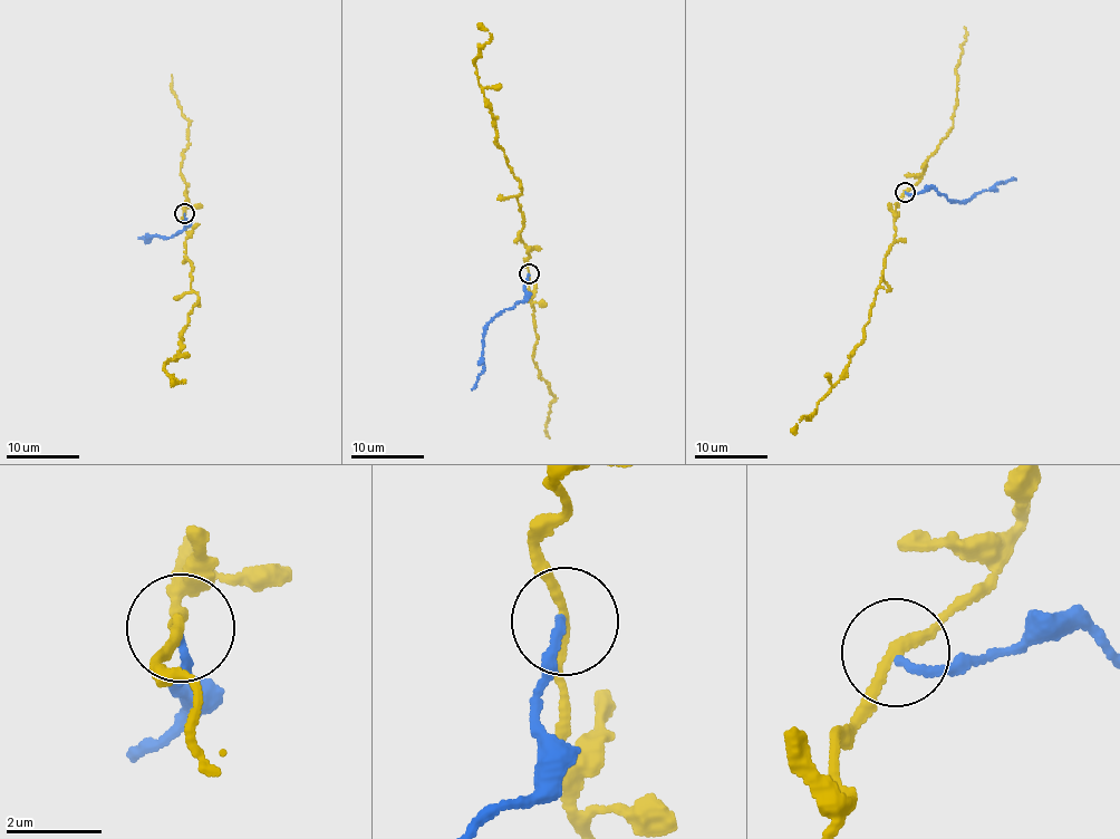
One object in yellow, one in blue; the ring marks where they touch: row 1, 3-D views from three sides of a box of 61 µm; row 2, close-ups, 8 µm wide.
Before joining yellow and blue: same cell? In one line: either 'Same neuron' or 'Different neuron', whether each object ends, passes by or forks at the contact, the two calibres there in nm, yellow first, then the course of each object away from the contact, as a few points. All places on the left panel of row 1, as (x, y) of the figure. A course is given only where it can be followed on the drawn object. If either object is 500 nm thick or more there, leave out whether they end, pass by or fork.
Different neuron. At the ring yellow passes by. At the ring blue ends. Thickness 200 nm (yellow) against 160 nm. Course of yellow: (184, 213), (191, 290), (198, 301), (179, 355), (164, 366), (170, 377), (183, 383), (170, 382). Course of blue: (184, 213), (186, 227), (172, 238), (138, 238)

